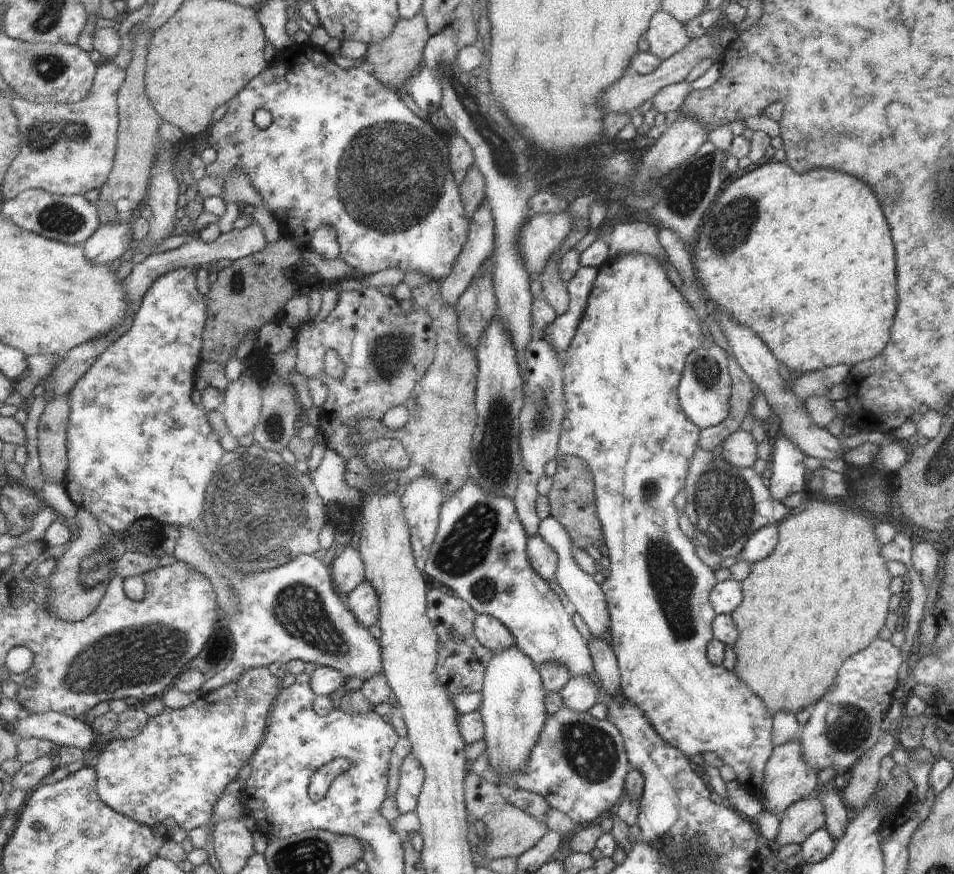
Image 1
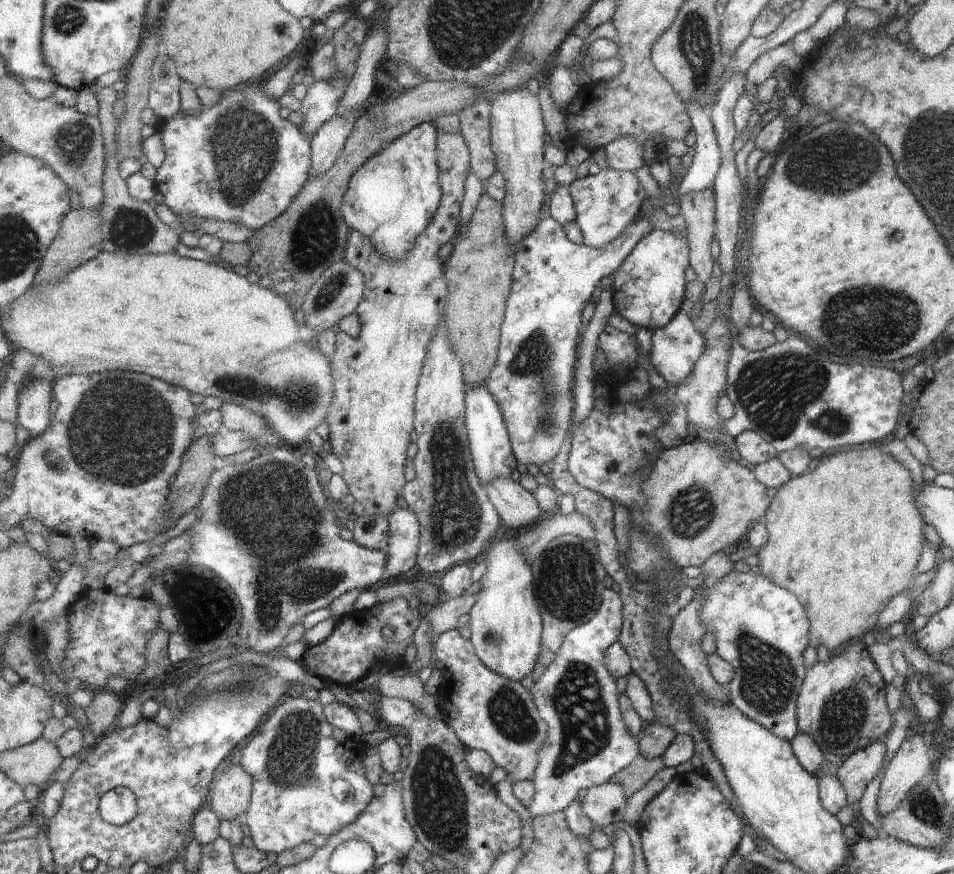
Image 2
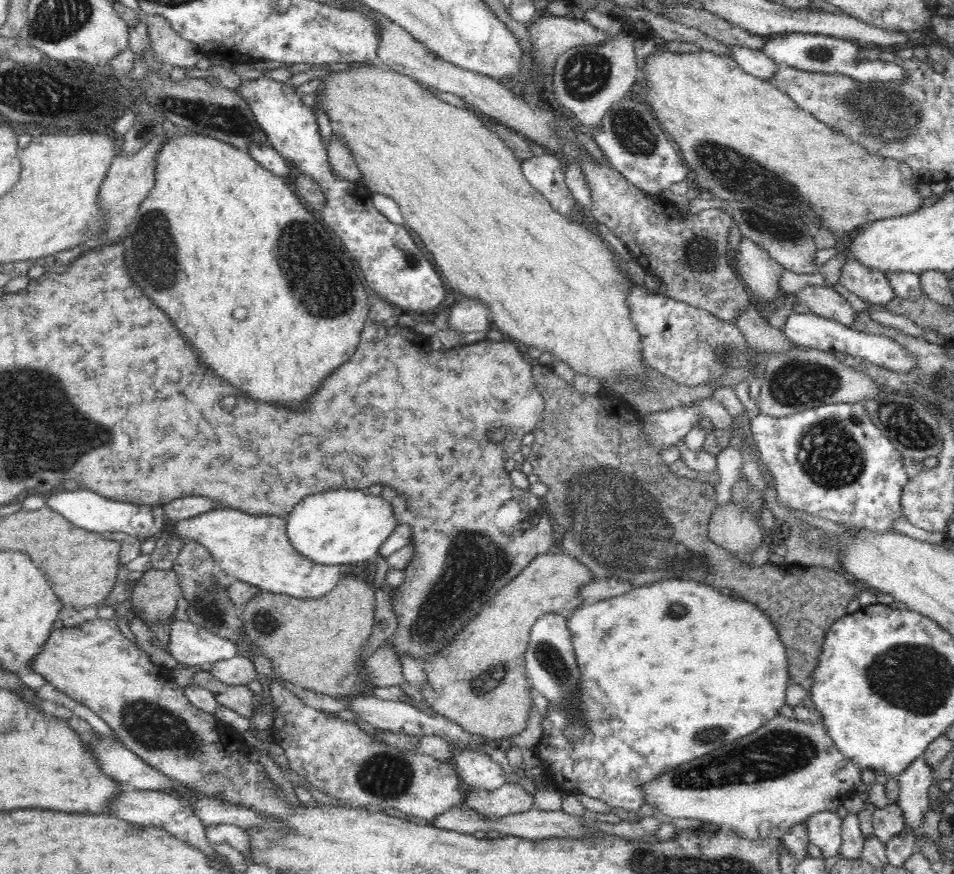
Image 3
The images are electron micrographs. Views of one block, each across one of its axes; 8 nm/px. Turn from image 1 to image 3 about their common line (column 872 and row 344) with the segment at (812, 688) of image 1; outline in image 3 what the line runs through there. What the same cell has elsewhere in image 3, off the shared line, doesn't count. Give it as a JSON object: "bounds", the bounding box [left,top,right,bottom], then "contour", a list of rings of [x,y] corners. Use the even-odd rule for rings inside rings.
{"bounds":[313,63,646,384],"contour":[[[359,63],[358,66],[350,66],[340,71],[328,72],[322,78],[316,94],[316,105],[313,107],[314,115],[319,110],[328,118],[332,127],[332,139],[344,141],[344,147],[350,149],[356,167],[361,172],[360,184],[366,187],[373,195],[384,194],[398,203],[403,214],[403,225],[412,228],[422,244],[432,253],[434,262],[440,270],[441,276],[448,282],[448,285],[455,291],[458,297],[481,298],[484,304],[489,306],[491,322],[494,327],[508,336],[525,344],[526,347],[536,347],[542,352],[554,352],[557,361],[564,361],[570,365],[570,370],[590,376],[596,376],[604,384],[612,380],[612,376],[624,373],[624,376],[637,376],[644,380],[646,372],[642,368],[643,352],[639,333],[630,321],[630,309],[626,306],[626,294],[633,281],[616,267],[615,254],[610,250],[609,244],[602,242],[600,236],[589,229],[585,223],[570,221],[556,212],[552,205],[540,194],[524,176],[520,168],[520,160],[506,146],[498,134],[488,129],[482,122],[482,115],[475,110],[458,108],[450,103],[442,101],[436,92],[429,91],[413,78],[392,69],[381,66],[377,63]]]}

